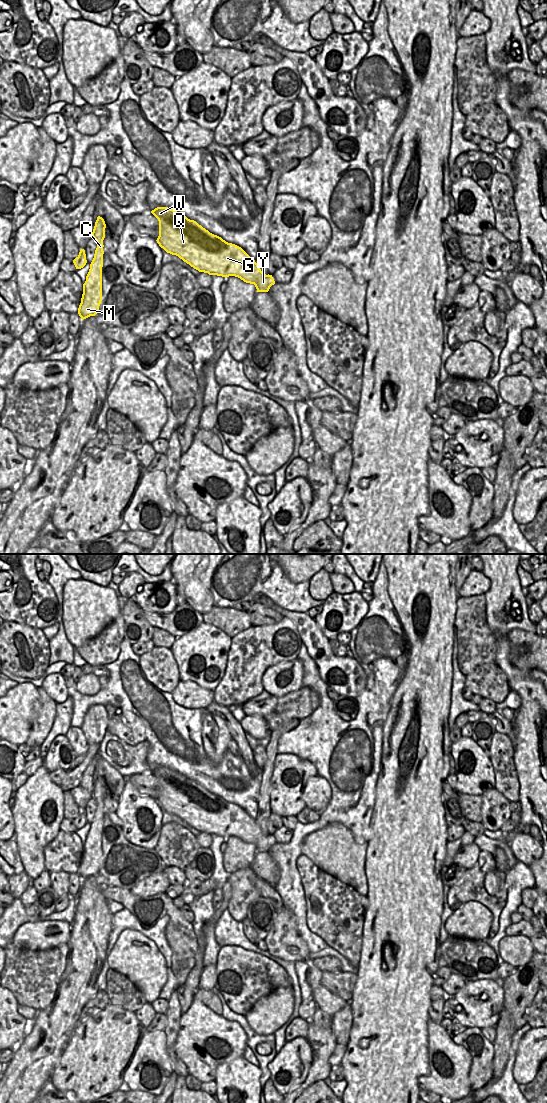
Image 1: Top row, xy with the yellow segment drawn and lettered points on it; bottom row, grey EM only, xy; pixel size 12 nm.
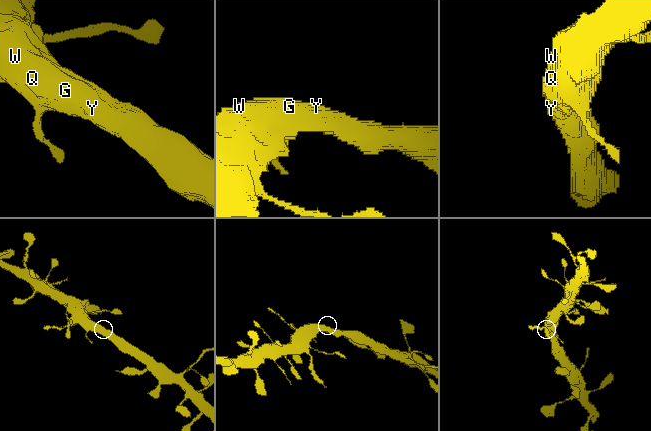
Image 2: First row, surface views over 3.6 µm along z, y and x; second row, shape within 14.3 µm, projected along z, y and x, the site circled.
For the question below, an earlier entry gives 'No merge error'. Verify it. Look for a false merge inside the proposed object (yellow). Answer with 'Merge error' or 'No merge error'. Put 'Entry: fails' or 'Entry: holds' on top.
Entry: holds
No merge error

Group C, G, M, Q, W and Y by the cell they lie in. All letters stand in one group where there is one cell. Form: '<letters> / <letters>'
C G M Q W Y

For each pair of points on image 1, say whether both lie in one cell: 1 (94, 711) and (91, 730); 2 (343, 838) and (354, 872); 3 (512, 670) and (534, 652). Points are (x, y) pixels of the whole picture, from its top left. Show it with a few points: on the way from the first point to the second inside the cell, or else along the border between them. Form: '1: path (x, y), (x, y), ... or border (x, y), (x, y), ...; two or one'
1: path (94, 716), (94, 725); one
2: path (343, 846), (343, 858), (347, 864); one
3: border (510, 643), (510, 660), (518, 667), (530, 670); two

